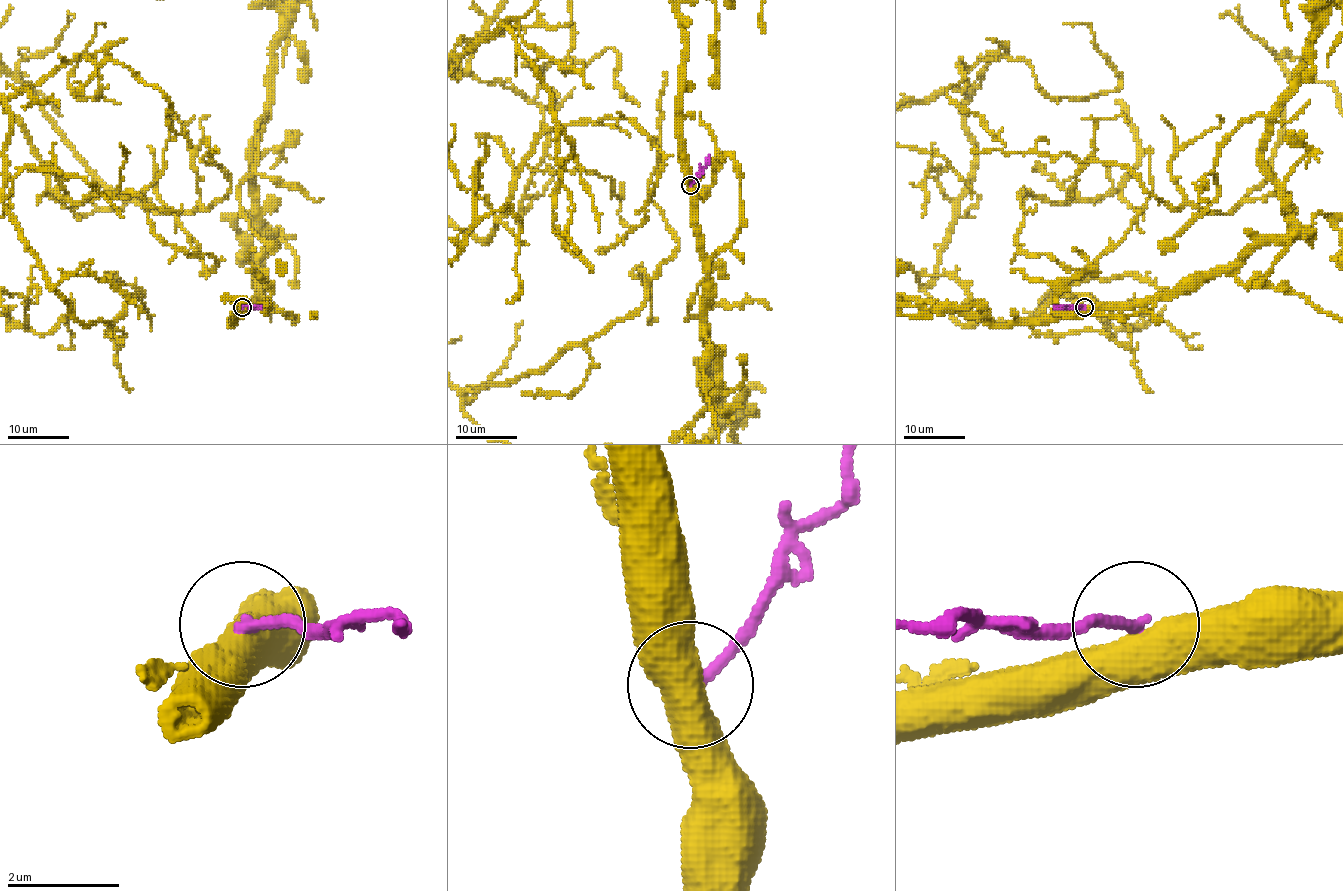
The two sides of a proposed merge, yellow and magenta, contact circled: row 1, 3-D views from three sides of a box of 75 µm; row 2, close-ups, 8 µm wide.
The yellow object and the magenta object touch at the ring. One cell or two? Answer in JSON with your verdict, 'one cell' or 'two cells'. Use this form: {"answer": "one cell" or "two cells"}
{"answer": "two cells"}

